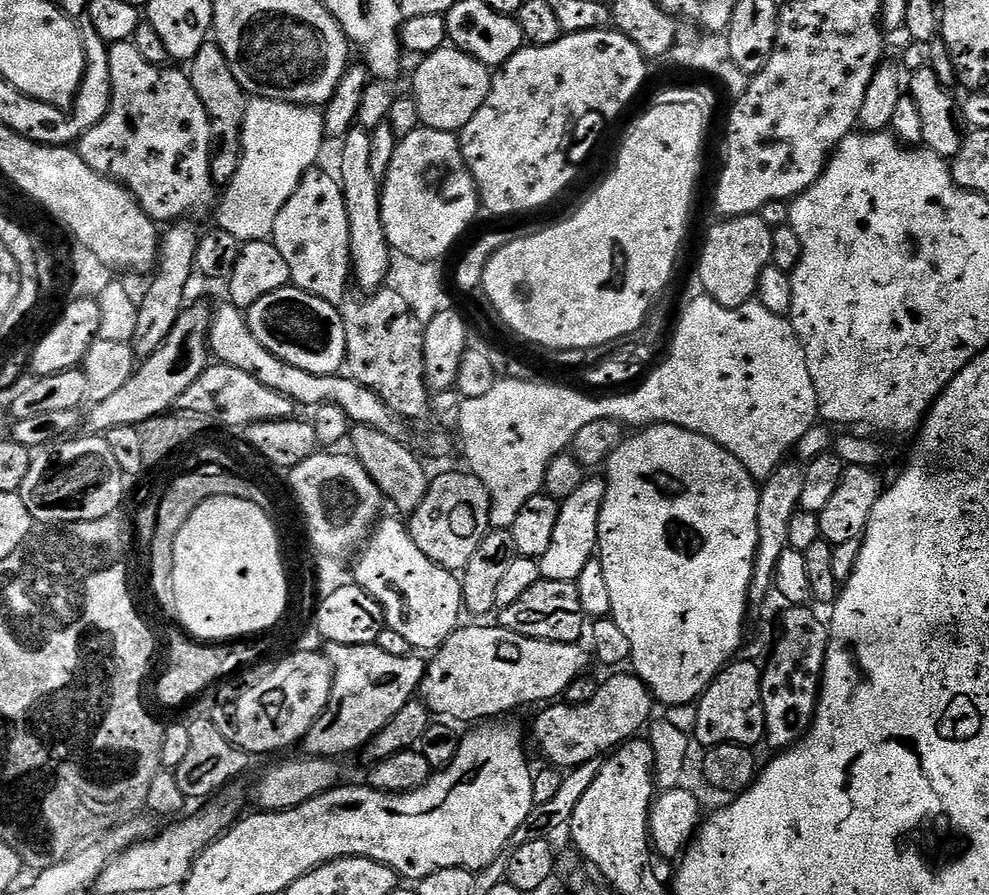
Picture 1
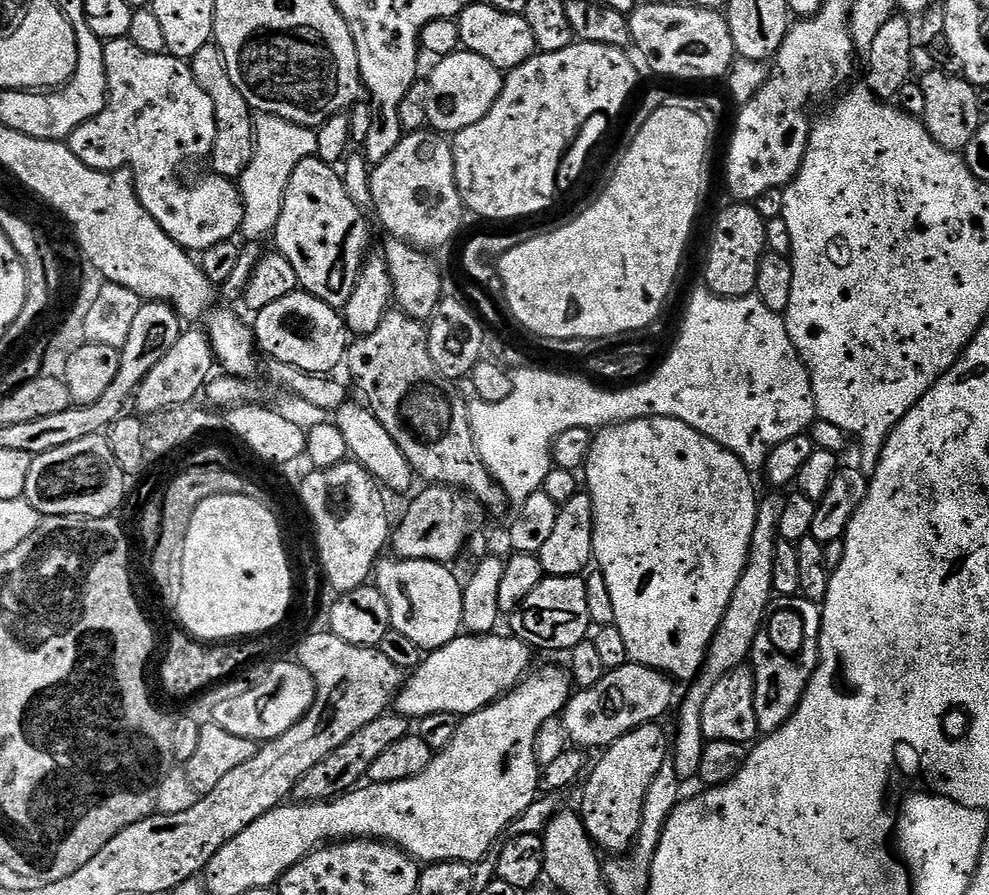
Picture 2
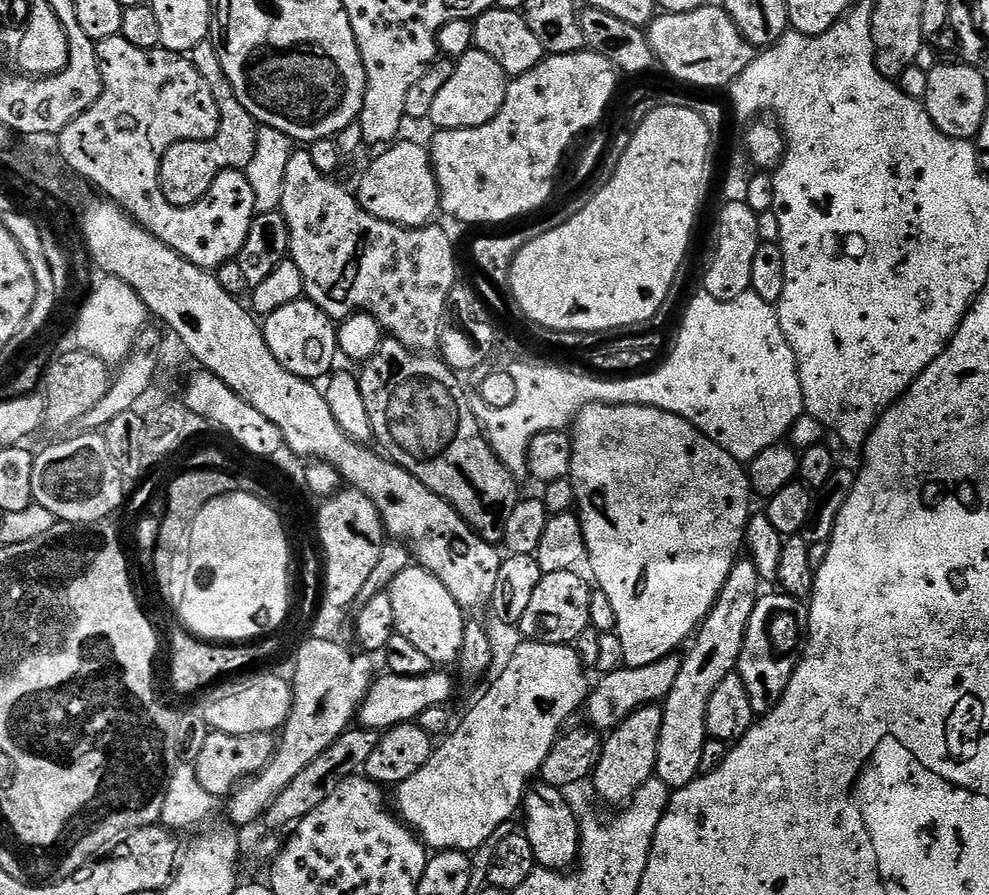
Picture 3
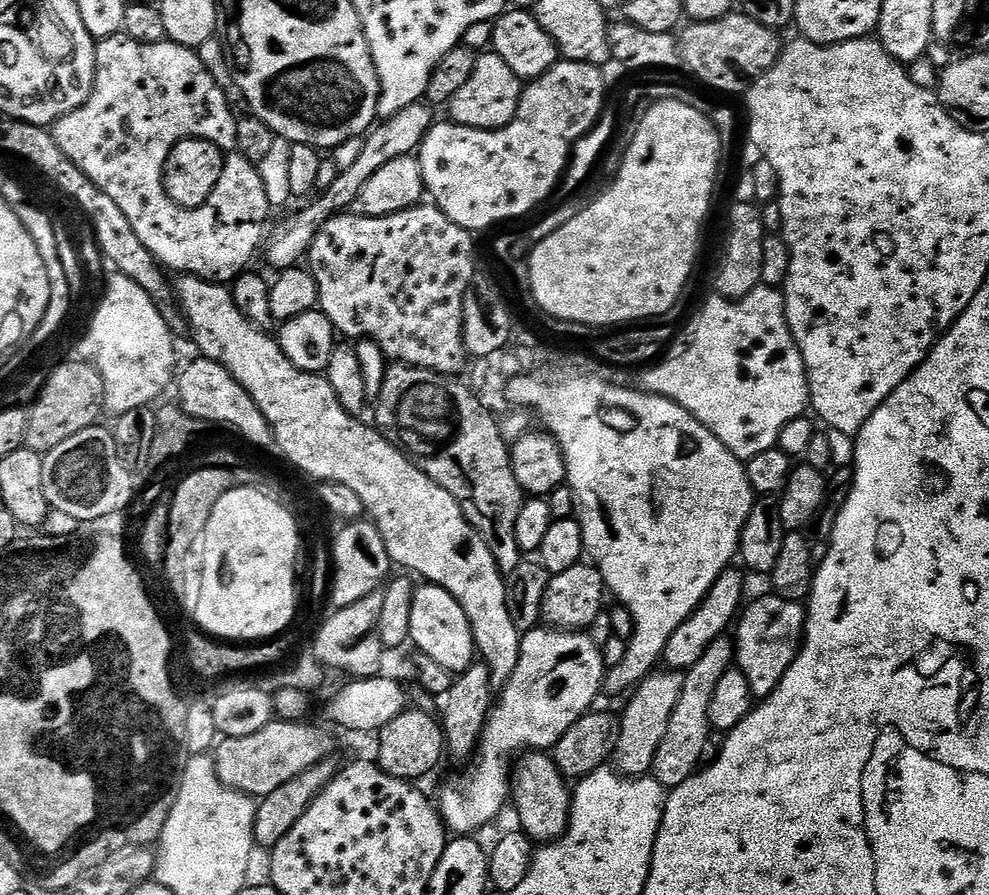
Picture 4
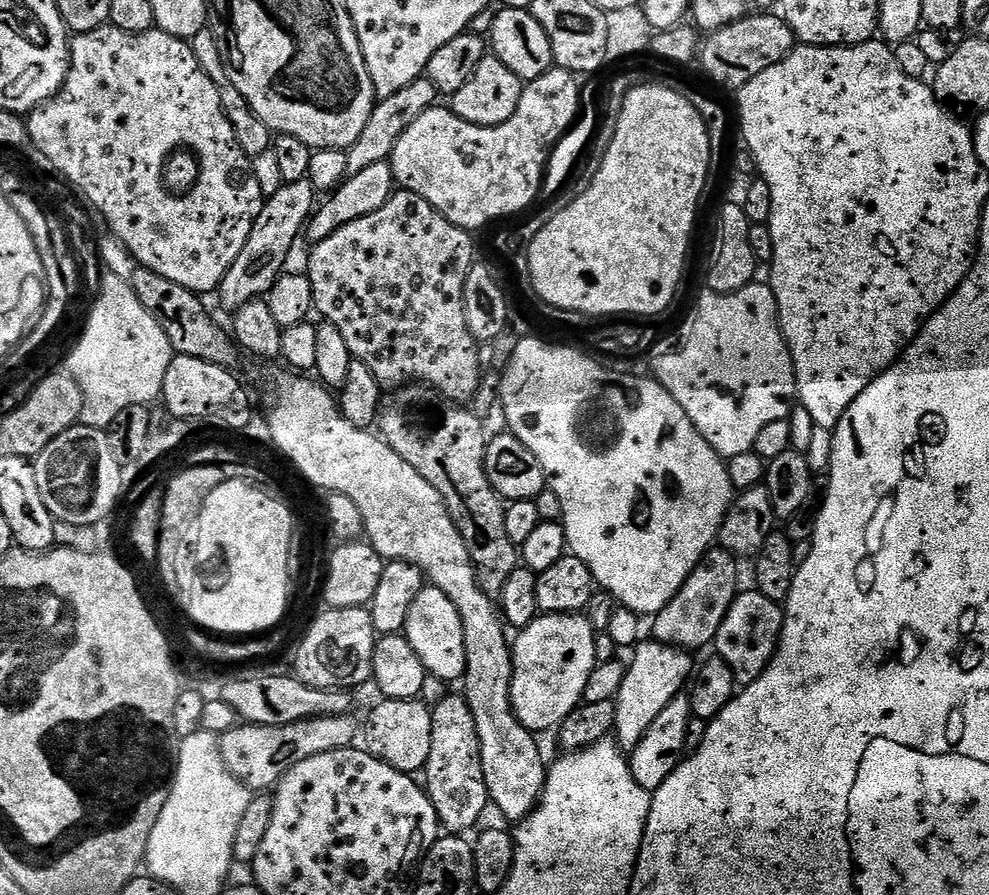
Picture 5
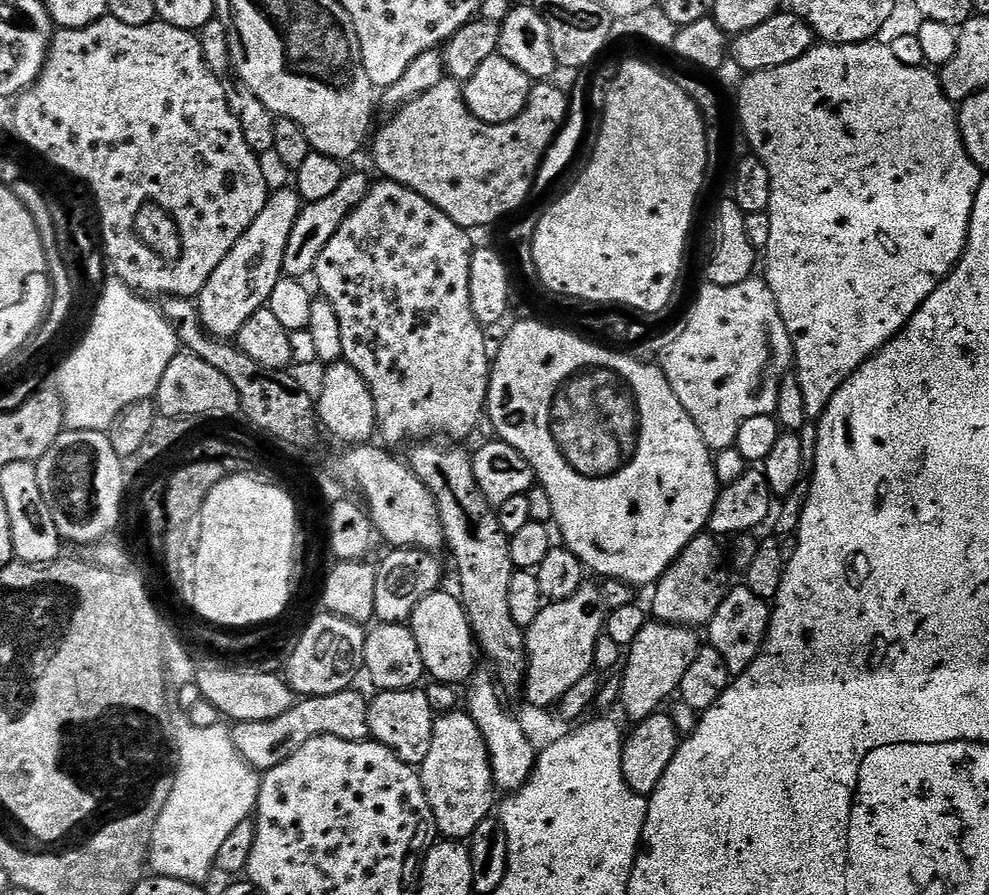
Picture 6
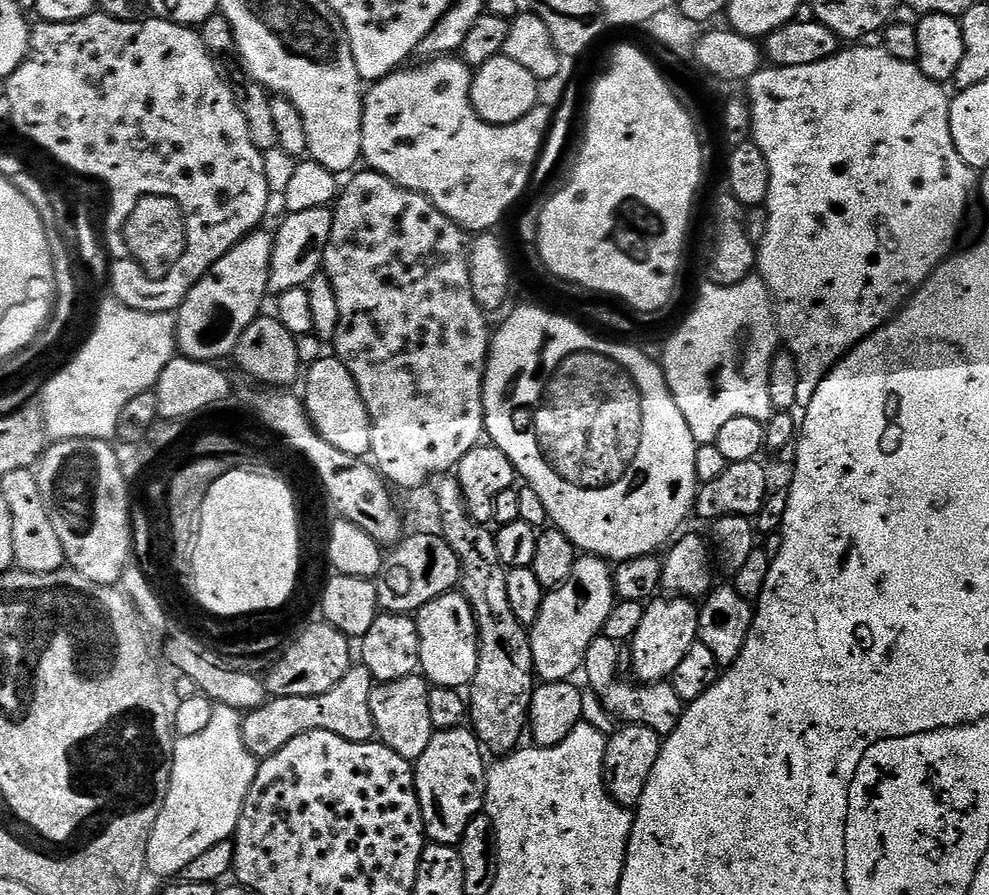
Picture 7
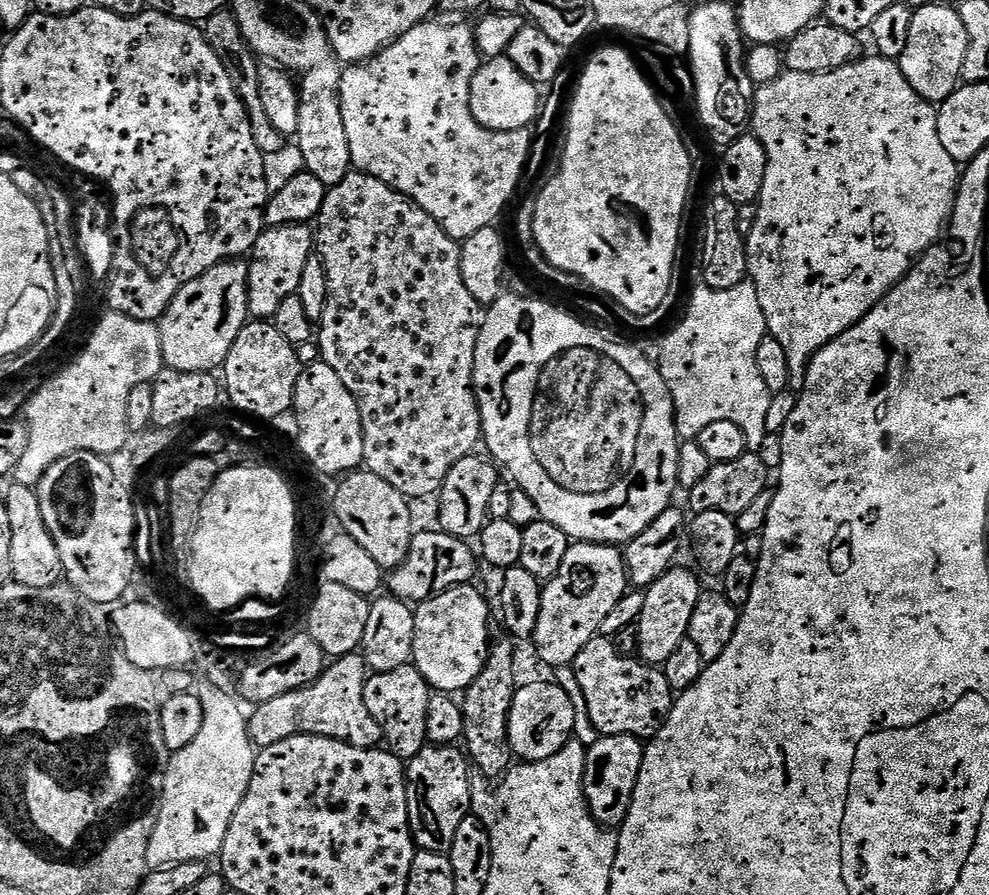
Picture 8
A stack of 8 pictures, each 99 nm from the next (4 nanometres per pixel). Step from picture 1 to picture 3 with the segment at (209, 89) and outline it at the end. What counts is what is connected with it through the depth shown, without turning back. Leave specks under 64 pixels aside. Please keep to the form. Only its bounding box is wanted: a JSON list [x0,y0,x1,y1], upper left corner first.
[160,39,258,208]

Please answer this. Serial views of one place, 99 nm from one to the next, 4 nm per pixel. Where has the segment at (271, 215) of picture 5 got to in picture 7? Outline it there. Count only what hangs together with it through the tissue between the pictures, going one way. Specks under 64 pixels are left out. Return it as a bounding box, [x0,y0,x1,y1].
[175,230,275,362]

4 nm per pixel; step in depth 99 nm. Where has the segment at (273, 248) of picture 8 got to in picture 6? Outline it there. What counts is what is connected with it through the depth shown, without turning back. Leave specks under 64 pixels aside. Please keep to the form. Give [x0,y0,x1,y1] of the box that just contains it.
[283,171,370,278]

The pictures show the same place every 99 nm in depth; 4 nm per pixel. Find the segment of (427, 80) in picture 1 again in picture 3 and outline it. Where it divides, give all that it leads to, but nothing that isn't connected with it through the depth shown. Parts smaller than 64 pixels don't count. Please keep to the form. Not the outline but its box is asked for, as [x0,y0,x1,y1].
[428,50,510,129]

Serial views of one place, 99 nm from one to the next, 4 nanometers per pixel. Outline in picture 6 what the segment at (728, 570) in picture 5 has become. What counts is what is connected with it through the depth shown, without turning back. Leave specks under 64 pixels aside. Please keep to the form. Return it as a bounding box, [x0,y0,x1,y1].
[650,534,730,629]

